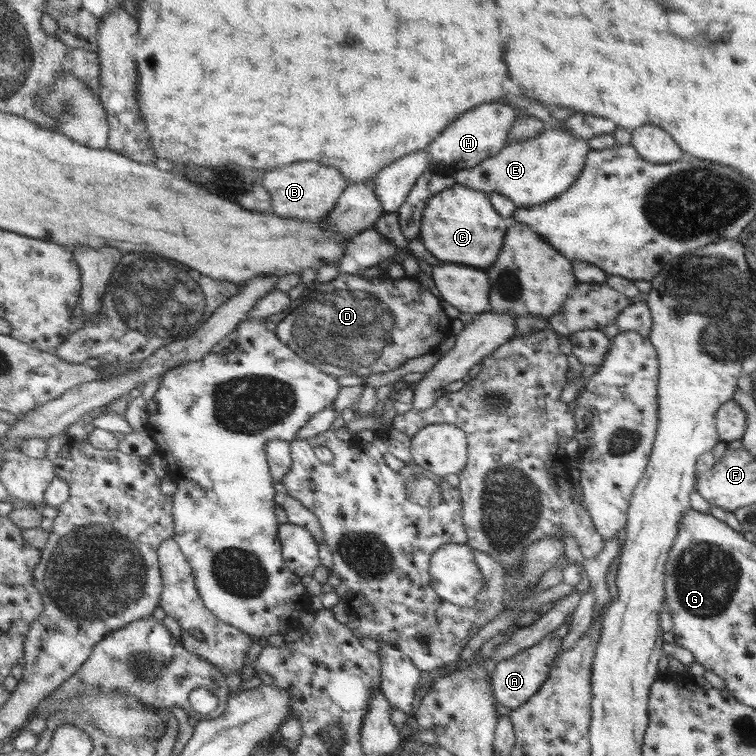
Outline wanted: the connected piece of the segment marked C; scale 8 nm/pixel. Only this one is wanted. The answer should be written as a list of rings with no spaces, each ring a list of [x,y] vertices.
[[[456,183],[429,197],[422,212],[419,237],[427,250],[443,263],[461,263],[479,269],[495,264],[511,224],[493,208],[489,194]]]

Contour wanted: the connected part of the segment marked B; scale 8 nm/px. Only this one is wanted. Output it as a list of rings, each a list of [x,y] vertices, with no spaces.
[[[314,161],[295,162],[290,166],[267,171],[257,178],[261,178],[259,183],[267,188],[273,198],[274,213],[281,218],[295,218],[301,222],[318,223],[324,220],[349,186],[343,172]]]

